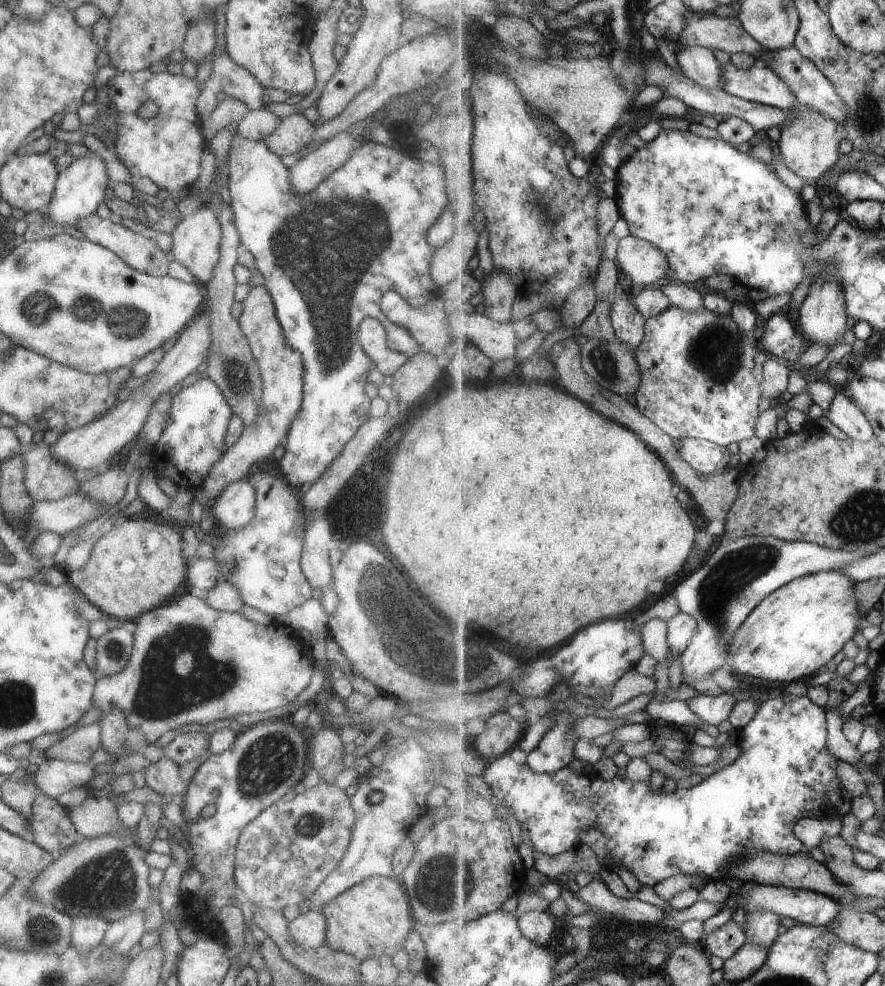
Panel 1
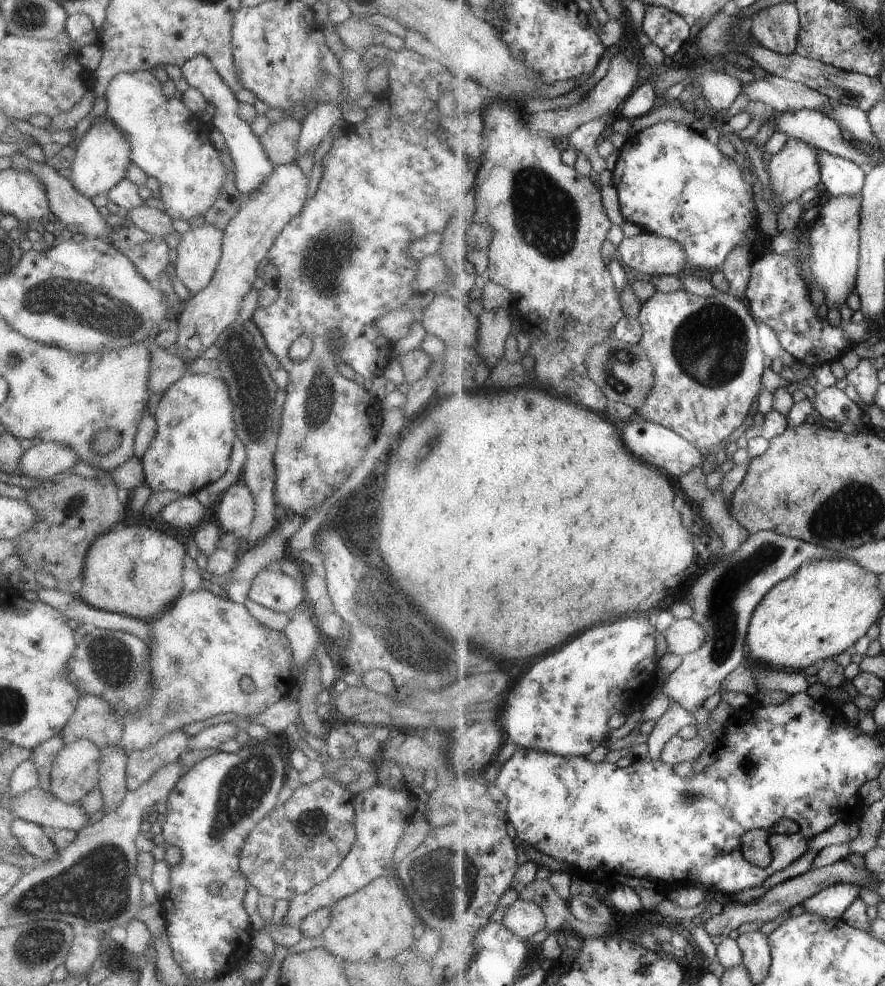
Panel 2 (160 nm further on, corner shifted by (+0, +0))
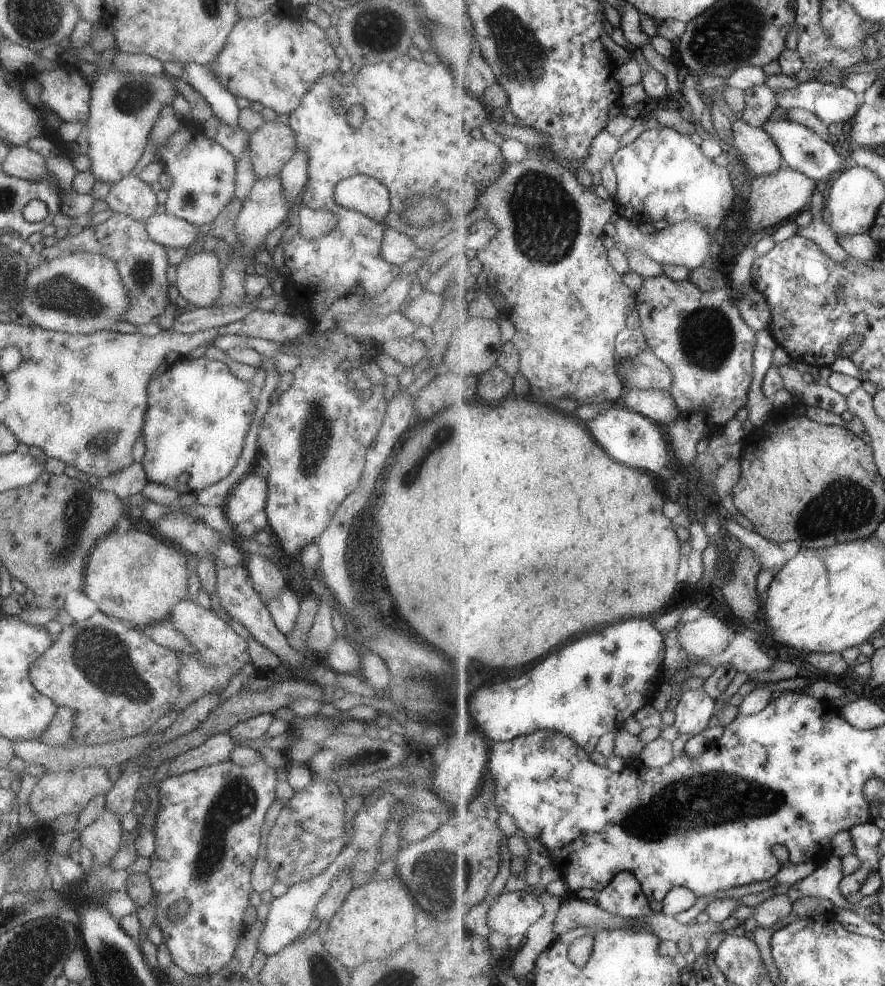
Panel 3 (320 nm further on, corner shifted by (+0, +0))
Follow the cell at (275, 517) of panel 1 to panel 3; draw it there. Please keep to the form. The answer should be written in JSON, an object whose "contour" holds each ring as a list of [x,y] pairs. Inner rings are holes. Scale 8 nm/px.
{"contour":[[[283,588],[276,597],[265,603],[274,627],[285,637],[292,630],[299,608],[299,598],[293,592]]]}

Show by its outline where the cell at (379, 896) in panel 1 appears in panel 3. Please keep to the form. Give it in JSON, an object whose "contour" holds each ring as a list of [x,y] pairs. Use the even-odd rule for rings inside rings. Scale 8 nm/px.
{"contour":[[[397,874],[380,881],[354,886],[341,906],[331,915],[327,929],[321,934],[324,951],[347,970],[365,960],[387,958],[393,950],[413,938],[415,906],[406,886]]]}

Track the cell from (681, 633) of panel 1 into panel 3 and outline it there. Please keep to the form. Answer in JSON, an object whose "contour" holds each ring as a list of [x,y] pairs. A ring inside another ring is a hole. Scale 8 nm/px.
{"contour":[[[709,613],[682,628],[681,644],[691,656],[715,658],[729,648],[733,632],[730,623]]]}

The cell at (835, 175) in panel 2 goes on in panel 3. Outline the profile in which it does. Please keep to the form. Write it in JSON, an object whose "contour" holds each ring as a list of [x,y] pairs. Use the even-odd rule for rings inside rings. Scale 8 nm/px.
{"contour":[[[779,104],[761,128],[779,147],[785,165],[802,172],[814,181],[819,181],[824,186],[835,181],[841,173],[844,173],[844,170],[856,165],[851,157],[845,158],[839,152],[835,152],[835,148],[819,133],[807,128],[803,123],[789,120],[787,109]]]}

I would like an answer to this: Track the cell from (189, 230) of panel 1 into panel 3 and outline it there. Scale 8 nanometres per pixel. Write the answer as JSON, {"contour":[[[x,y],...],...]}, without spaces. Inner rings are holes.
{"contour":[[[209,250],[185,256],[176,265],[175,288],[189,306],[210,307],[221,292],[221,267]]]}

